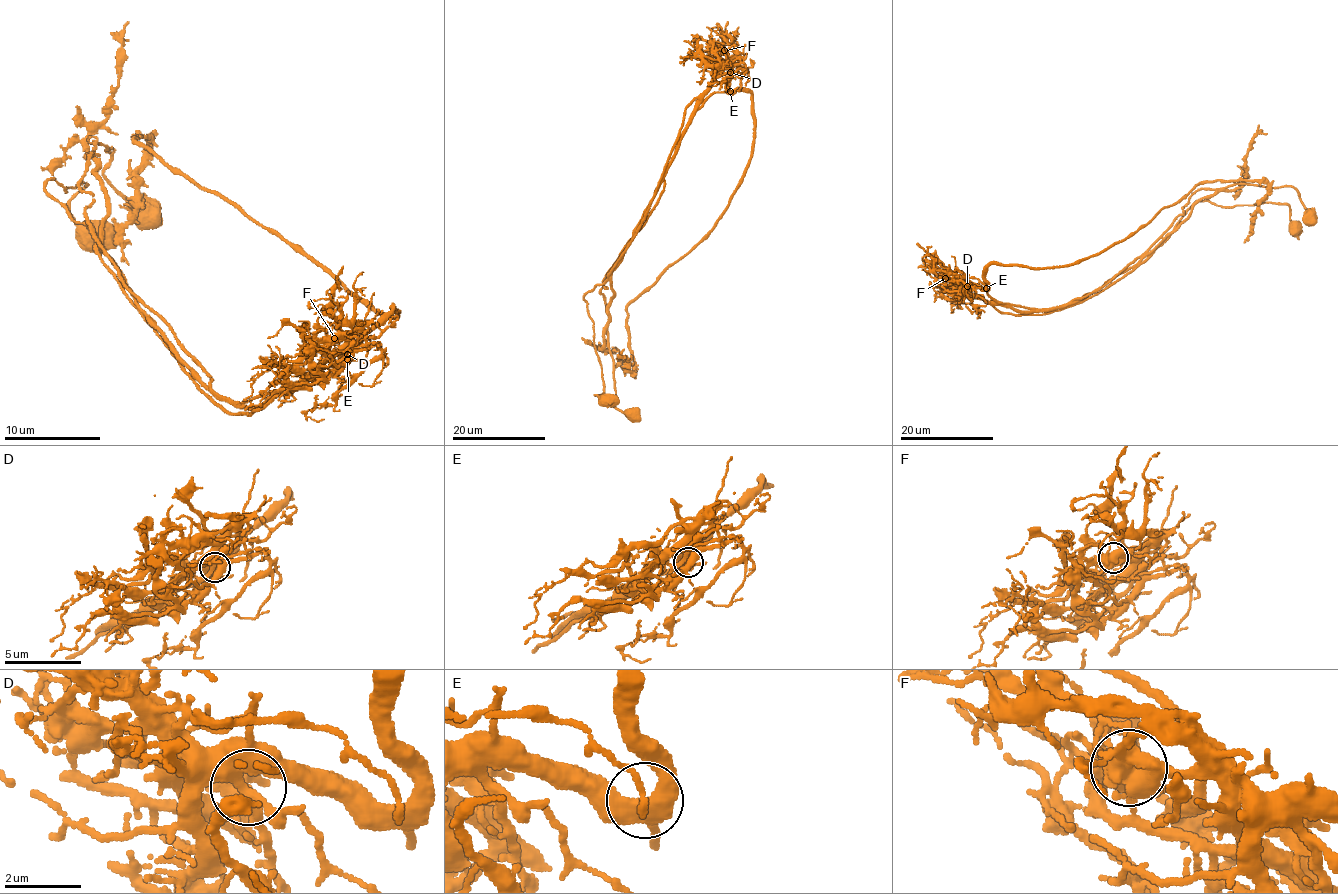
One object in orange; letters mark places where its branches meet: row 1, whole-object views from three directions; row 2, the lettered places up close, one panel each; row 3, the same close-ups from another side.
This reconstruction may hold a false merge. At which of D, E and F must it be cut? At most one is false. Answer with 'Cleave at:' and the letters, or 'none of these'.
Cleave at: F

